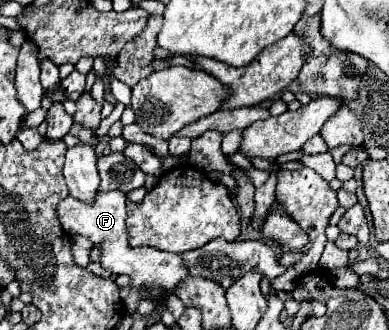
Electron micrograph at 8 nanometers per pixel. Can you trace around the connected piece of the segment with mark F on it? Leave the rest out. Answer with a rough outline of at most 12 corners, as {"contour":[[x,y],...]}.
{"contour":[[126,194],[92,204],[68,196],[60,224],[100,248],[100,266],[132,278],[126,310],[174,292],[188,276],[178,254],[130,248]]}

